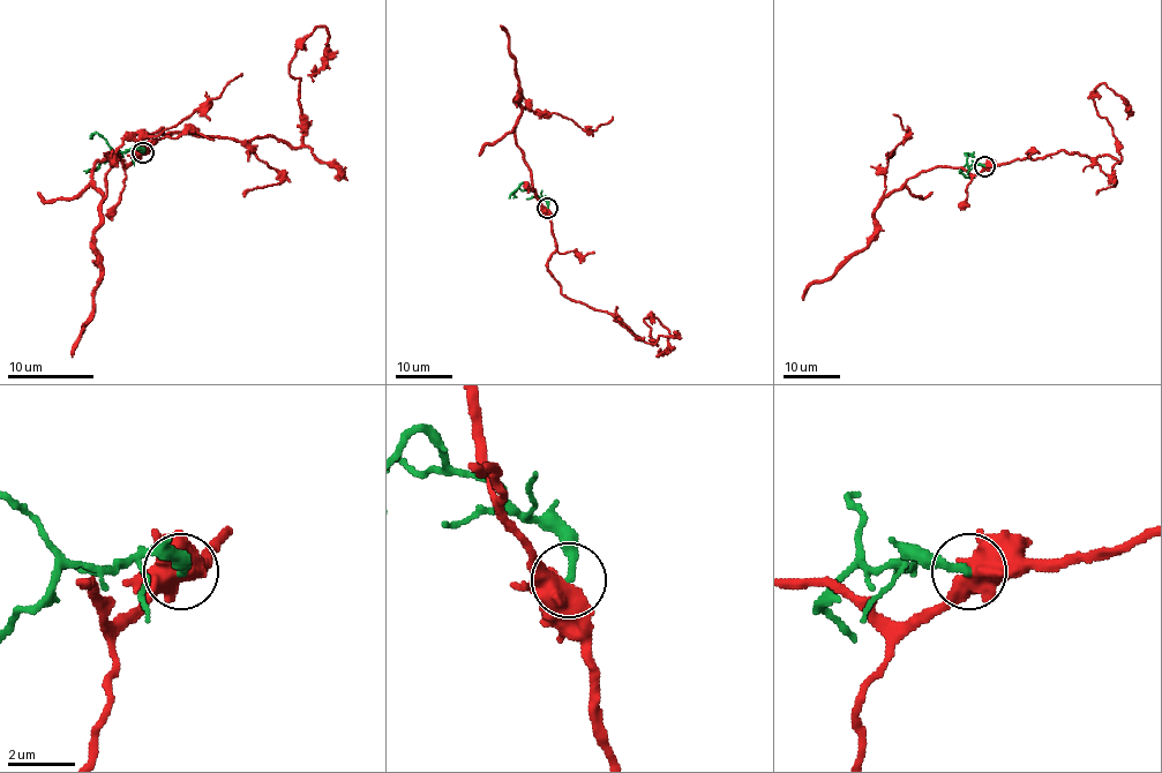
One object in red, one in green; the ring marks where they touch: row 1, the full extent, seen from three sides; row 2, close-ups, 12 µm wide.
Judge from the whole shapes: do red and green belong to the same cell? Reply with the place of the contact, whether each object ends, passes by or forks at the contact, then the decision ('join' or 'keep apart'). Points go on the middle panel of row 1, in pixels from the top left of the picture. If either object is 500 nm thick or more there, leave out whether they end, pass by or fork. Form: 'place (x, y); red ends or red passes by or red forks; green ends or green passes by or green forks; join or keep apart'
place (547, 208); keep apart

